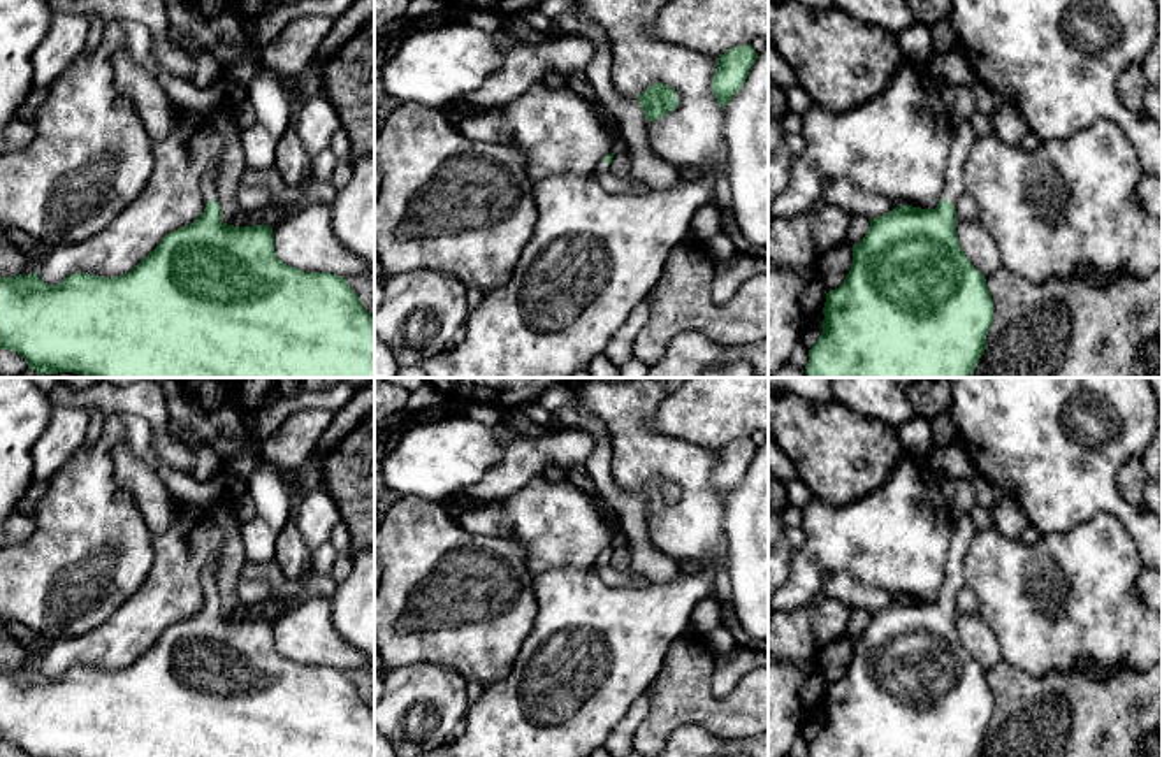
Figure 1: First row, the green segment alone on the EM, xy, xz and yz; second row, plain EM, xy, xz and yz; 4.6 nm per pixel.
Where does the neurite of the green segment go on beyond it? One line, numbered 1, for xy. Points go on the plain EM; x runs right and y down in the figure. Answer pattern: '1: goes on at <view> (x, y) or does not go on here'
1: goes on at xy (208, 576)

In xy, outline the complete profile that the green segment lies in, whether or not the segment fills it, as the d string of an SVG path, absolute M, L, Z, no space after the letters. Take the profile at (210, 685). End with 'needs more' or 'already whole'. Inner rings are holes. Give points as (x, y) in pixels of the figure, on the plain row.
M209 562L202 573L204 606L190 618L167 627L162 636L130 666L116 671L74 666L60 678L44 676L37 666L30 669L0 671L0 743L21 748L26 757L374 757L374 710L367 706L359 689L345 671L330 666L304 666L283 657L274 645L272 620L234 620L222 615L216 595L214 571Z | needs more

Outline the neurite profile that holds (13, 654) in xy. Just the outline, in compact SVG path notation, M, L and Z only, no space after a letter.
M7 632L0 634L0 671L14 671L25 666L26 662L37 664L46 653L49 645L51 639L42 636L40 648L28 648L12 636L9 636Z

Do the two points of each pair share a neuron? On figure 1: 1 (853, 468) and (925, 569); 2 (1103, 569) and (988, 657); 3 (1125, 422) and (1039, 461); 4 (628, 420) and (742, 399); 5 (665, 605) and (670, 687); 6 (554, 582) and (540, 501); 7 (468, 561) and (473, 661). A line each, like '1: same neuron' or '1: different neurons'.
1: different neurons
2: different neurons
3: same neuron
4: different neurons
5: different neurons
6: different neurons
7: same neuron

